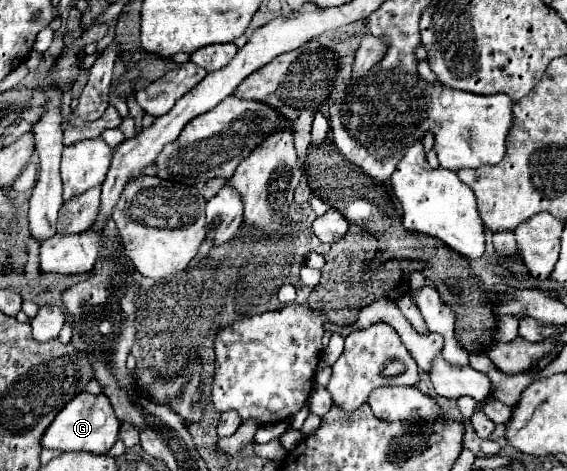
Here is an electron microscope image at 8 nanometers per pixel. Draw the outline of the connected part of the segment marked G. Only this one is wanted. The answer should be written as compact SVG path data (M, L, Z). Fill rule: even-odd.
M80 393L76 395L50 423L42 437L44 449L60 449L60 451L88 451L96 455L104 455L110 451L110 447L118 439L120 421L104 393L92 395L92 393Z

